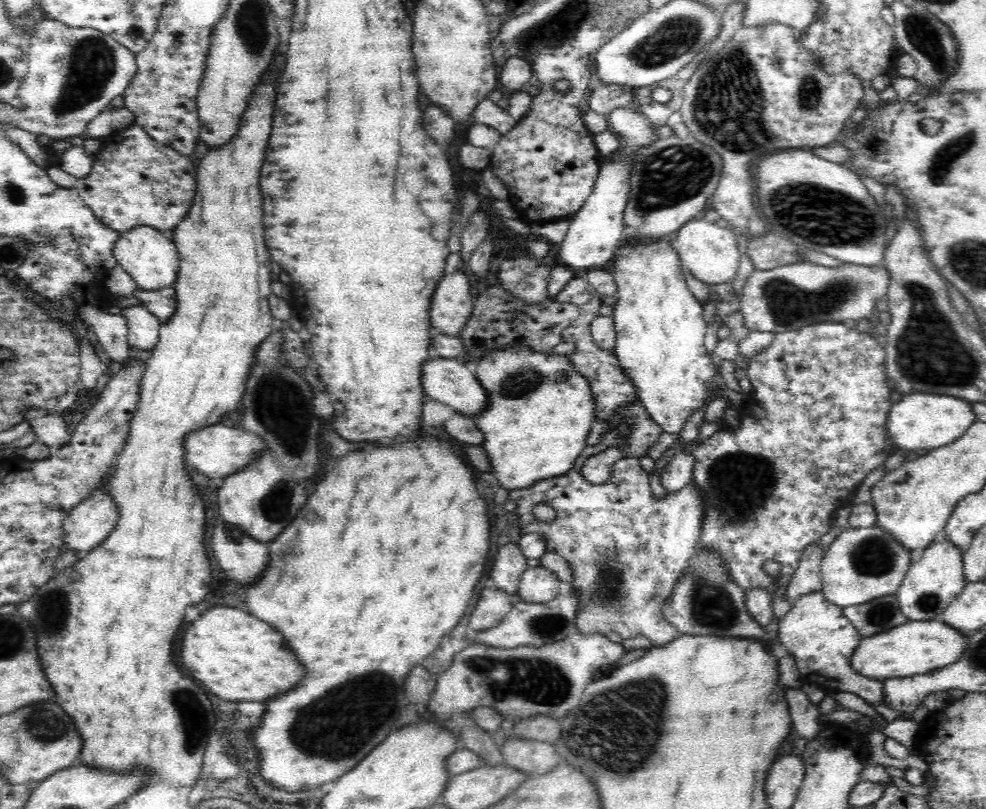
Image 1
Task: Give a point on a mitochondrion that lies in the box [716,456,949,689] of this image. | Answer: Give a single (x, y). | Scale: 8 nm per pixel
(874, 556)

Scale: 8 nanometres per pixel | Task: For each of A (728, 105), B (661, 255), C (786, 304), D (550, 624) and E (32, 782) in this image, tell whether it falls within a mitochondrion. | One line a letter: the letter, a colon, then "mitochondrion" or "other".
A: mitochondrion
B: other
C: mitochondrion
D: mitochondrion
E: other

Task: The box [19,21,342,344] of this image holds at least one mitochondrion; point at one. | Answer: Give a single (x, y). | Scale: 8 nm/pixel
(90, 64)

